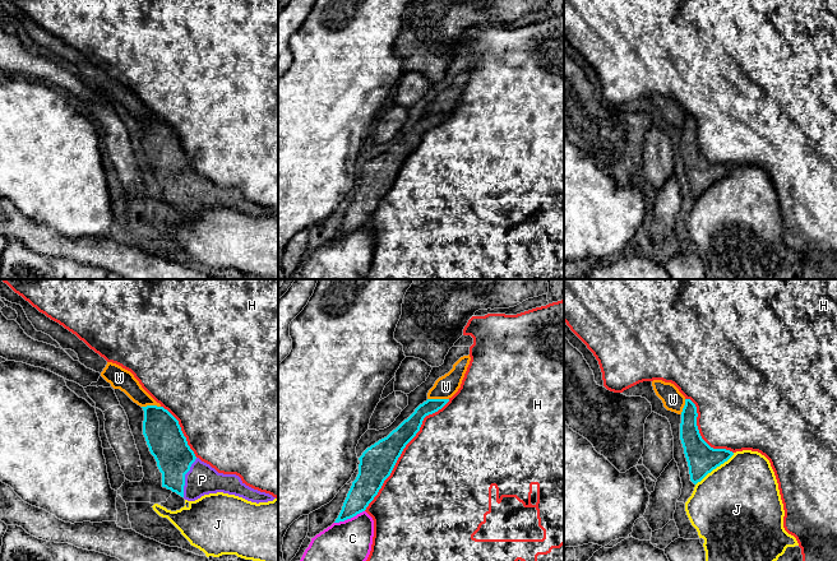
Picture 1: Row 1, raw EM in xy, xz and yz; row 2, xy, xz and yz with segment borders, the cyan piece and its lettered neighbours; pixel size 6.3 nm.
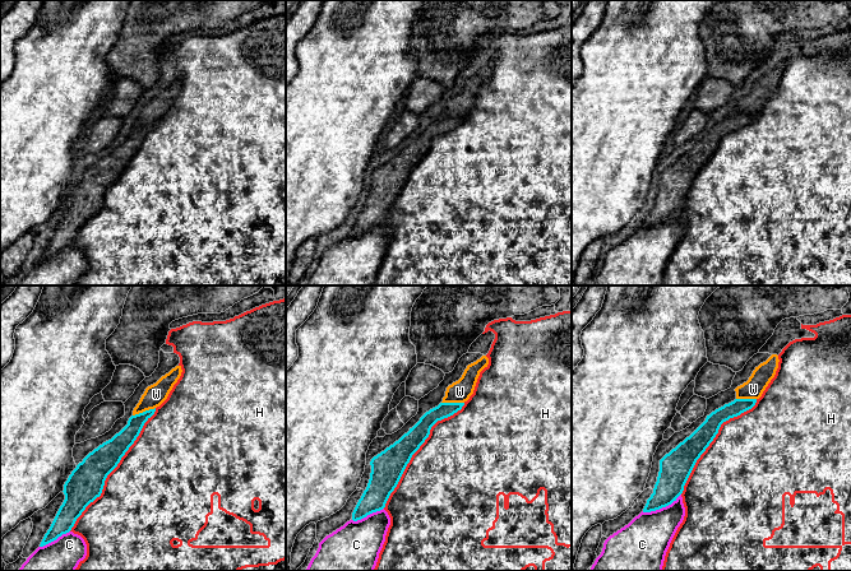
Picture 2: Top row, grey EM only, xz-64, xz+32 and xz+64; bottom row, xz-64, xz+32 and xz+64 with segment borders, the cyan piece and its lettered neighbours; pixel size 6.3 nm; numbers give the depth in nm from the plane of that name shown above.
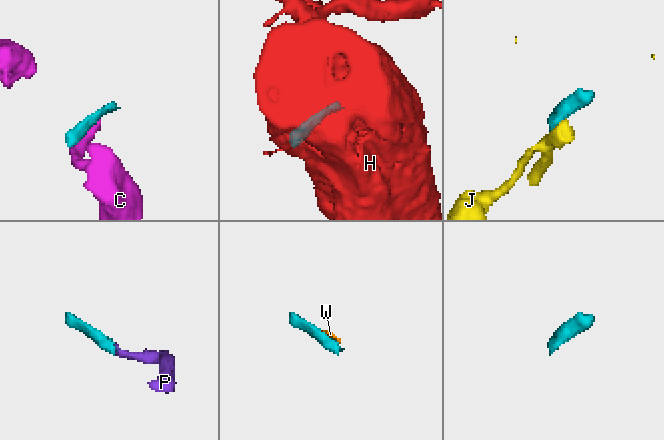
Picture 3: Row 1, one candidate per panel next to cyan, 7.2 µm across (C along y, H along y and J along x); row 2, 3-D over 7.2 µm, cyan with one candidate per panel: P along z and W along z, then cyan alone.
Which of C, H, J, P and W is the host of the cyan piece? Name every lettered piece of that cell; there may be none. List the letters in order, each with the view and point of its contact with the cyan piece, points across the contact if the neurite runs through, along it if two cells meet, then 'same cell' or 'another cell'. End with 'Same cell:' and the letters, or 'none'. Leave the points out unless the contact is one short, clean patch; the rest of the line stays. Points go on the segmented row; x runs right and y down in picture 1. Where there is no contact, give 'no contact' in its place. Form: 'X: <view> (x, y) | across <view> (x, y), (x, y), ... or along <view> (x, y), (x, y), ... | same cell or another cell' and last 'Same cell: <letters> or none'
C: xz (348, 518) | another cell
H: xz (402, 450) | another cell
J: yz (715, 468) | another cell
P: xy (184, 477) | same cell
W: xz (438, 399) | another cell
Same cell: P

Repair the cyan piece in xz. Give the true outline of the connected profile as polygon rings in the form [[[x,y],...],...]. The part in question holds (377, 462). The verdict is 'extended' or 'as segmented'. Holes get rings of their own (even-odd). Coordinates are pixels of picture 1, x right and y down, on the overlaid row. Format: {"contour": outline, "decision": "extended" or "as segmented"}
{"contour": [[[427,399],[387,437],[367,448],[359,458],[359,474],[334,523],[344,521],[366,510],[390,476],[406,445],[420,431],[426,416],[441,409],[449,399]]], "decision": "as segmented"}

